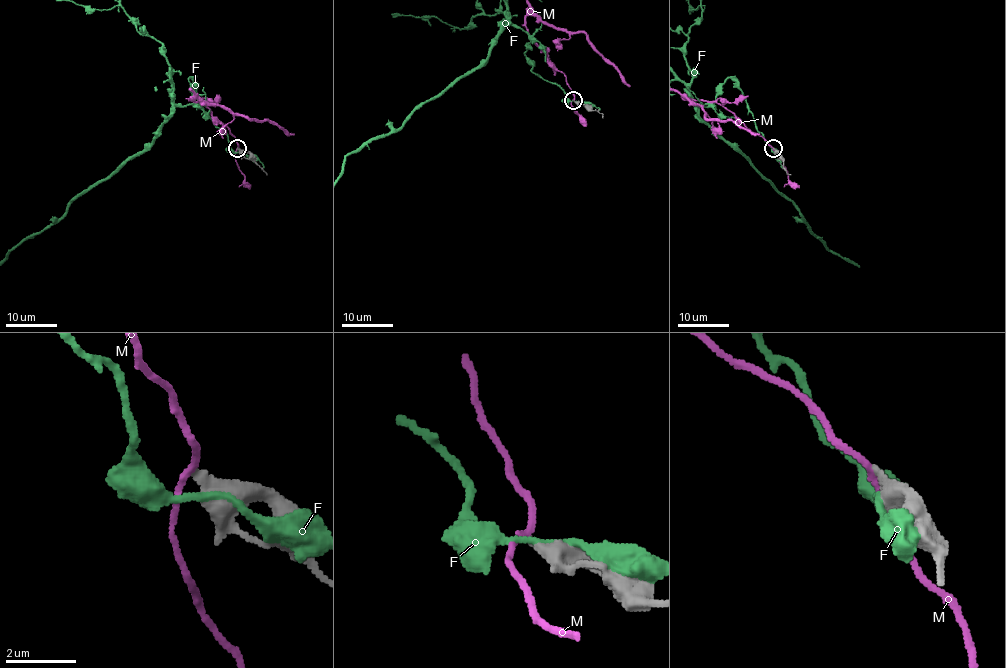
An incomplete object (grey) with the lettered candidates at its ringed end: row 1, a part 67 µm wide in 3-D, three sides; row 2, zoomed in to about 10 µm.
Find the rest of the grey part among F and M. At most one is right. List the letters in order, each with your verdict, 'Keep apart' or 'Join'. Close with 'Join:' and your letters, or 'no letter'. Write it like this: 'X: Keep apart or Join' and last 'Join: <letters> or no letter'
F: Keep apart
M: Keep apart
Join: no letter

